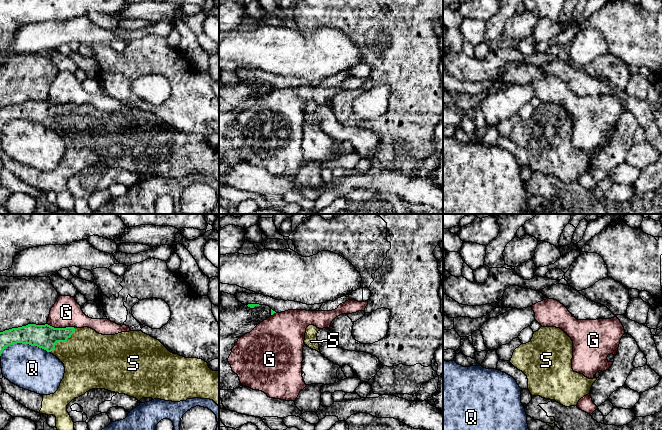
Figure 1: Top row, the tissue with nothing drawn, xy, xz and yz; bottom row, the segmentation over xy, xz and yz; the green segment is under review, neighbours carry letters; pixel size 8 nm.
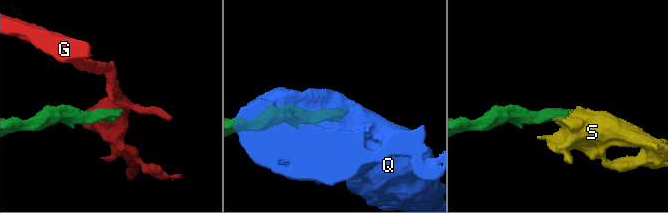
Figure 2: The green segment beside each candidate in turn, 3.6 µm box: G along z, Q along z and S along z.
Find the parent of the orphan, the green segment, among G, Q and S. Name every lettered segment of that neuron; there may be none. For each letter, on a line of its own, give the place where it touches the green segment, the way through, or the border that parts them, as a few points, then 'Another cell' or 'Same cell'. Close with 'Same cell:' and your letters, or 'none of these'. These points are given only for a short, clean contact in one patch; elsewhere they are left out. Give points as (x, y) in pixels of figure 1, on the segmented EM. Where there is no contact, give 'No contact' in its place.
G: Touches green at xy (60, 328). Another cell
Q: Touches green at xy (23, 343). Another cell
S: Touches green at xy (63, 341). Path across: xy (45, 336), (53, 340), (63, 341), (80, 349), (89, 358). Same cell
Same cell: S

